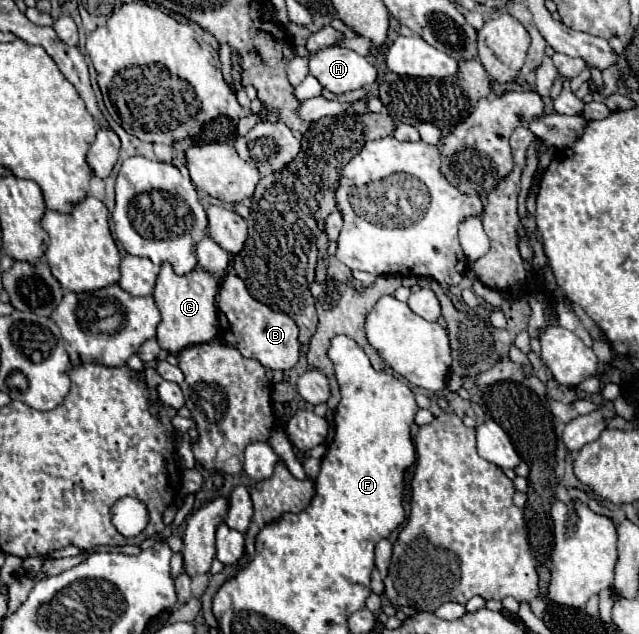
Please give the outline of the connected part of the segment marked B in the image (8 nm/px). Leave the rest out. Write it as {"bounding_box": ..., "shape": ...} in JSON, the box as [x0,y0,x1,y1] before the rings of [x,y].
{"bounding_box":[218,273,300,371],"shape":[[[226,273],[218,289],[218,321],[226,345],[236,347],[246,359],[256,359],[264,369],[290,371],[298,363],[300,343],[298,343],[298,325],[286,315],[272,311],[264,303],[256,301],[246,283],[234,273]]]}

